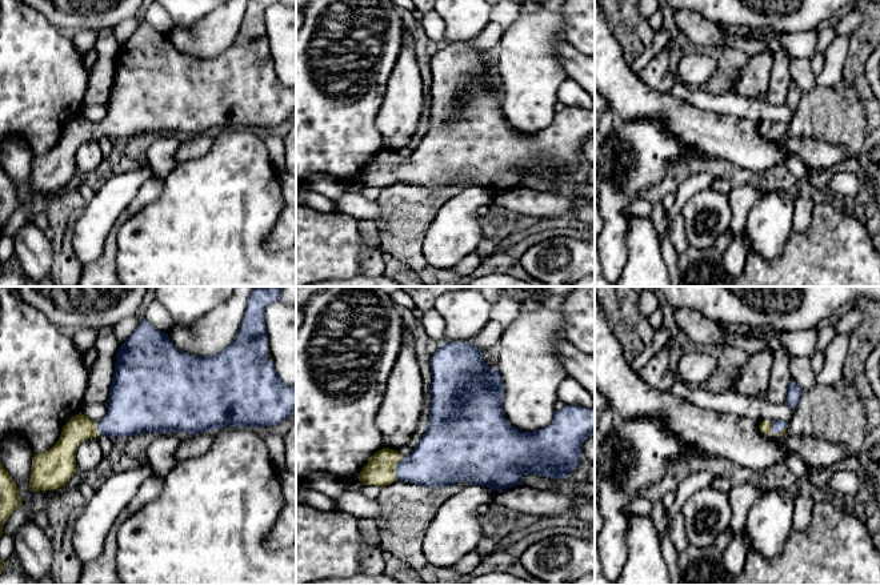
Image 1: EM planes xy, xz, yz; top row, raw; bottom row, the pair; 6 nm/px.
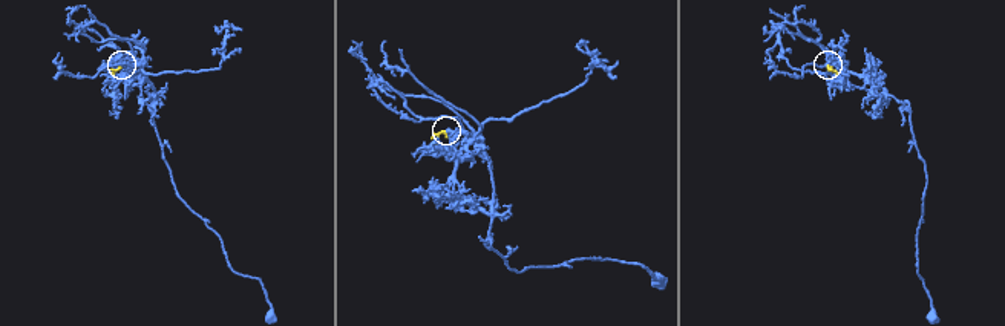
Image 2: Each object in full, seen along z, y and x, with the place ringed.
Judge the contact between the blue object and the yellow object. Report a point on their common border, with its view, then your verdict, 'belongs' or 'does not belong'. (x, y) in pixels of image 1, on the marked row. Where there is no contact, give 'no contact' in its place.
xz (396, 468) | belongs

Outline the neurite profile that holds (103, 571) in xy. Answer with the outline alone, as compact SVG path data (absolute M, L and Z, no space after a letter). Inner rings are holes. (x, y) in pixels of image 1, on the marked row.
M157 474L148 477L136 492L135 497L123 509L116 522L108 532L100 556L84 565L81 565L80 578L76 585L125 585L117 574L116 553L117 542L116 534L119 526L131 516L140 512L144 505L157 498L163 489L164 478Z

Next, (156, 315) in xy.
M152 301L145 313L144 318L157 330L168 333L173 329L175 322L169 312L157 301Z

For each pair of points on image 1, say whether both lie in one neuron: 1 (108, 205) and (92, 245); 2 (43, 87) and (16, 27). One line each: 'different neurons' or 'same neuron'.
1: same neuron
2: same neuron

